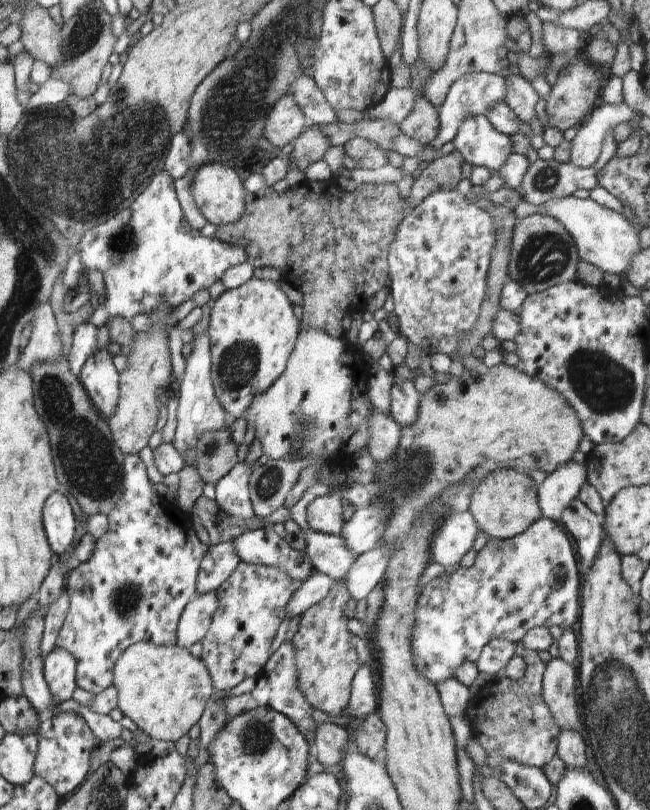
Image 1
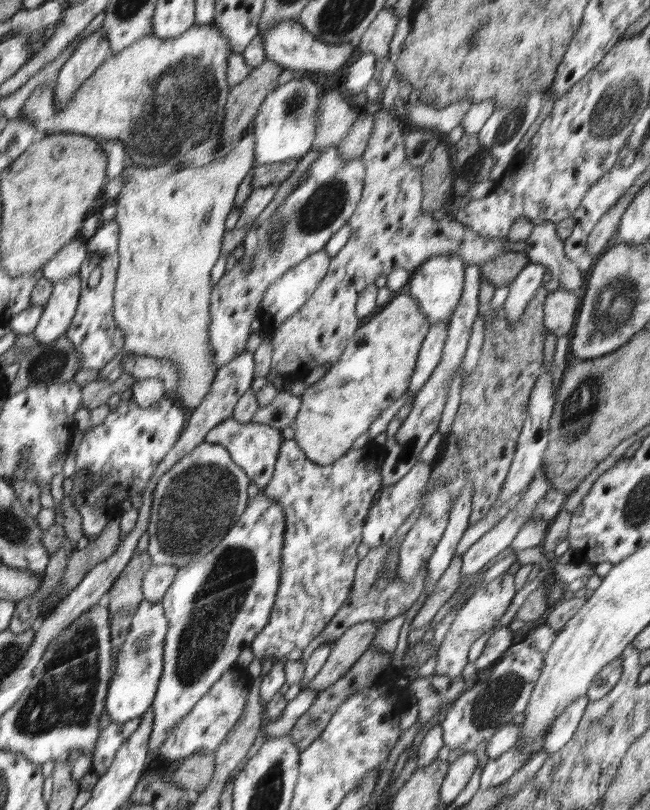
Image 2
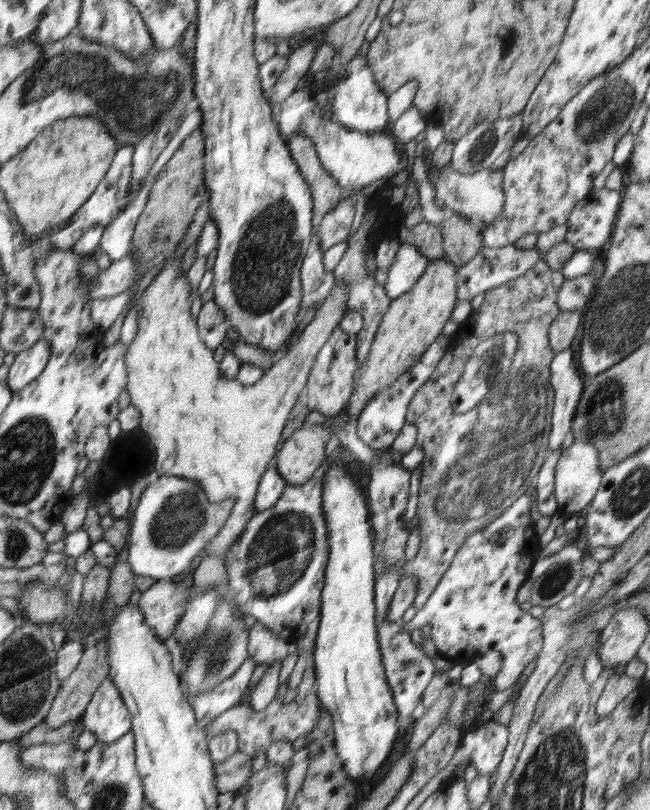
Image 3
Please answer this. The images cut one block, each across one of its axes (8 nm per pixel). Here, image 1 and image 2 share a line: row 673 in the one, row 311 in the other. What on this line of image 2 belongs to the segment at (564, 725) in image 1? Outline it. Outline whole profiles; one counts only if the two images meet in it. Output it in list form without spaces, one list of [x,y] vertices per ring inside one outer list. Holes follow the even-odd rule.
[[[556,289],[549,292],[544,304],[544,328],[557,338],[568,334],[577,316],[578,295],[572,290]]]

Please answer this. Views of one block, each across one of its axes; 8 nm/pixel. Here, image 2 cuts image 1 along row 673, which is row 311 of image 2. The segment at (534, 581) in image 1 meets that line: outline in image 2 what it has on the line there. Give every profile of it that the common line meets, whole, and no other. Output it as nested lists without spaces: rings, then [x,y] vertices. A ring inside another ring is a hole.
[[[448,254],[428,258],[412,272],[406,292],[418,302],[418,310],[431,324],[448,320],[453,315],[464,290],[465,268],[466,263],[460,255]]]

